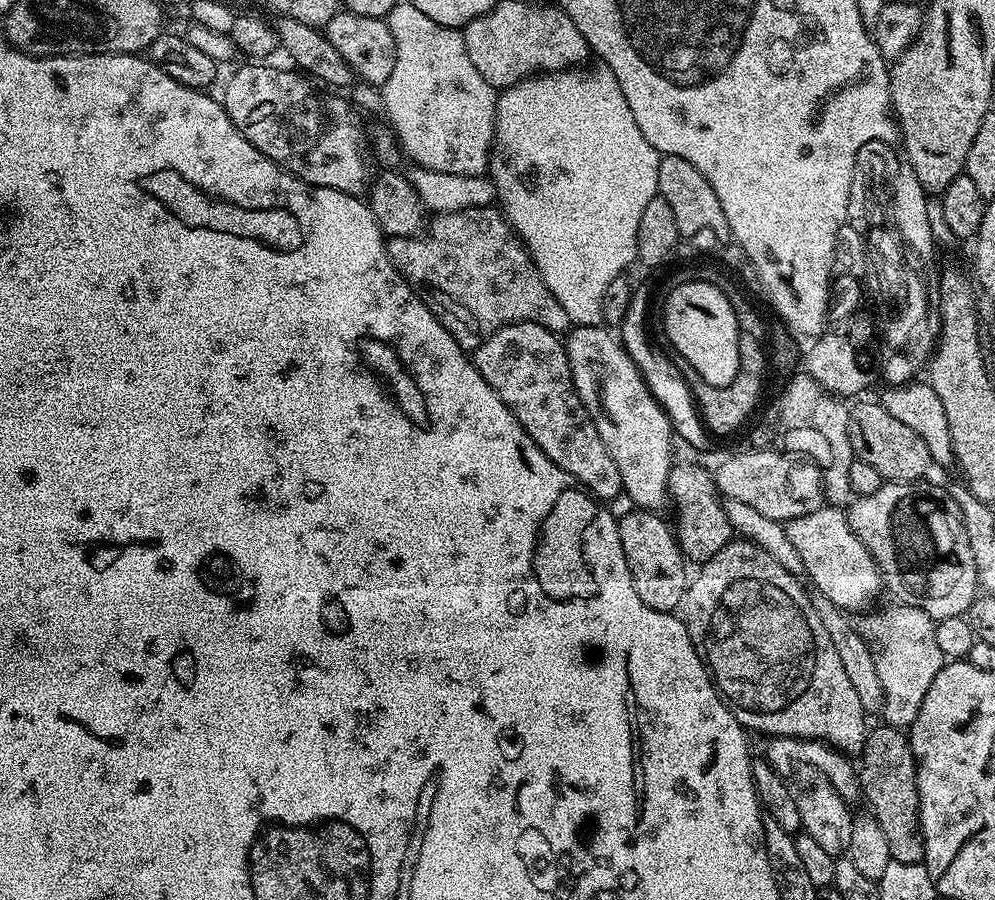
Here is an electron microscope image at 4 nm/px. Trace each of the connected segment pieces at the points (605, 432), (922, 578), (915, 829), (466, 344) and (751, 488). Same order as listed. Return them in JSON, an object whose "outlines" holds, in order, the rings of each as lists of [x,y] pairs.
{"outlines":[[[[582,324],[573,327],[564,340],[570,362],[570,374],[582,406],[592,416],[602,438],[602,446],[614,458],[618,474],[622,474],[622,492],[640,510],[659,513],[668,508],[668,475],[674,463],[672,440],[674,431],[667,414],[653,398],[638,366],[625,352],[623,344],[607,327]]],[[[886,482],[875,494],[855,497],[847,509],[846,515],[850,526],[854,530],[854,534],[858,534],[862,546],[866,546],[866,550],[870,550],[870,554],[874,558],[877,568],[880,569],[883,587],[887,591],[889,588],[897,596],[895,599],[899,603],[914,606],[918,610],[930,614],[935,621],[941,620],[942,618],[950,618],[951,616],[963,616],[967,613],[969,606],[973,604],[978,595],[974,550],[970,550],[970,538],[966,534],[966,526],[960,513],[960,507],[948,497],[947,491],[943,487],[931,488],[928,482]]],[[[881,723],[880,728],[873,727],[868,735],[864,738],[864,749],[858,753],[858,775],[860,778],[860,790],[862,800],[868,803],[867,811],[878,822],[878,826],[882,826],[882,830],[886,833],[886,842],[890,845],[890,854],[893,860],[898,862],[906,862],[907,864],[919,864],[924,858],[924,839],[920,836],[920,803],[918,802],[918,782],[916,781],[916,759],[912,753],[912,747],[908,741],[907,735],[901,729],[892,728],[888,724]]],[[[499,207],[433,215],[423,234],[393,236],[386,247],[390,262],[460,348],[476,349],[507,324],[534,322],[557,334],[569,331],[562,302],[542,282],[532,255]]],[[[753,447],[750,452],[736,452],[714,468],[716,490],[723,498],[735,498],[746,502],[754,510],[787,522],[810,514],[825,503],[824,479],[811,460],[789,455],[783,450],[770,452],[767,447]]]]}

